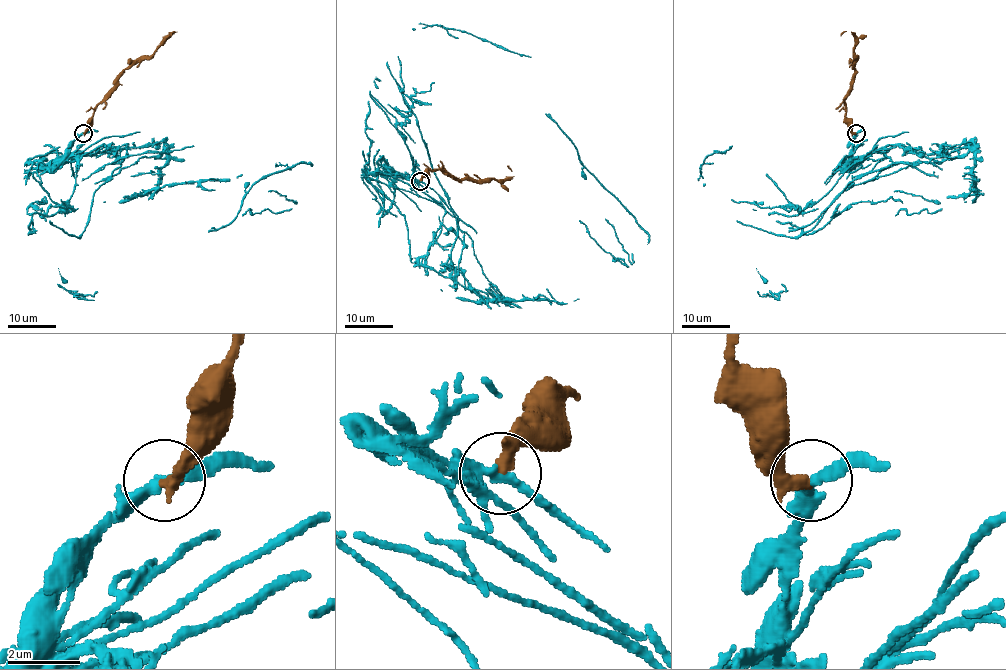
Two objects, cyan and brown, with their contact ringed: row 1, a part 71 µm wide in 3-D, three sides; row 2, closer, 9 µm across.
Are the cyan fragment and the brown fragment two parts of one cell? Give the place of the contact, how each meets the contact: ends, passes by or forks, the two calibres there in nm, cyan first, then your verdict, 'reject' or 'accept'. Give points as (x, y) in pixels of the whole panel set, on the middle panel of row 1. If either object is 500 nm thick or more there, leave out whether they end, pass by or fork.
at (420, 181); cyan passes by; brown ends there; 280 nm thick on the cyan side, 360 nm on the other; reject

